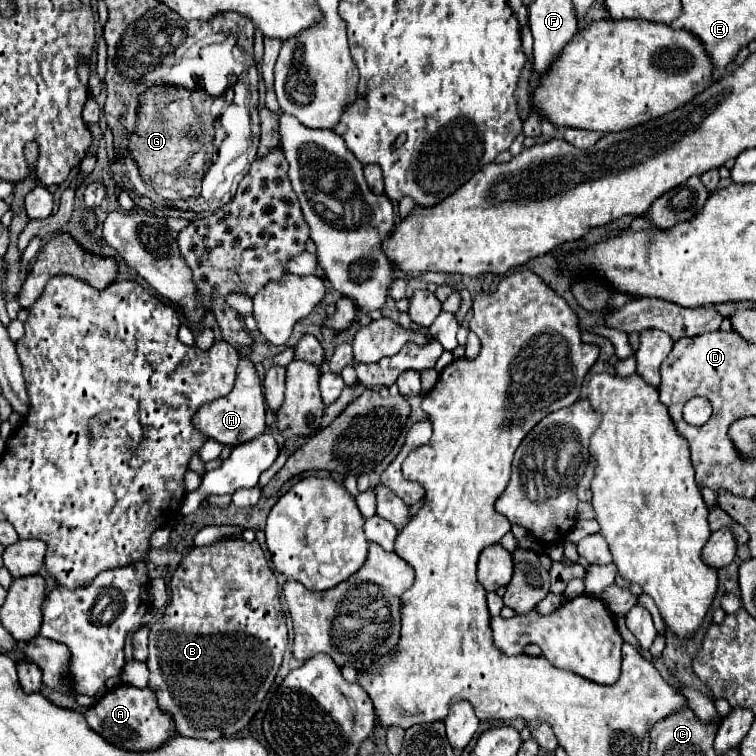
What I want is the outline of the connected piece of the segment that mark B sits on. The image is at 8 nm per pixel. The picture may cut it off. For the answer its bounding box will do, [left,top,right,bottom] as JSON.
[146,538,288,740]

